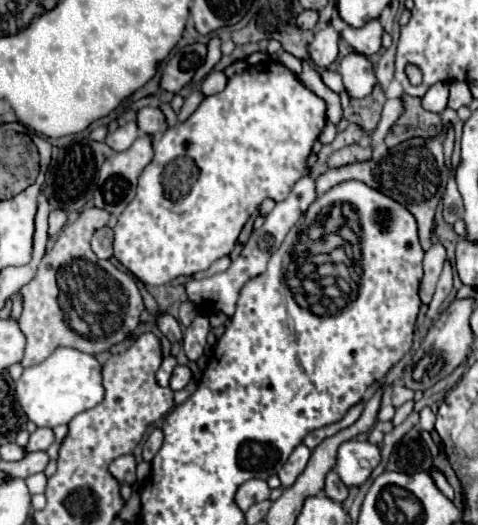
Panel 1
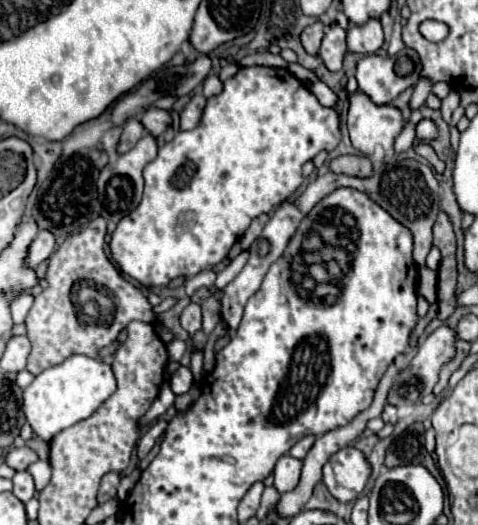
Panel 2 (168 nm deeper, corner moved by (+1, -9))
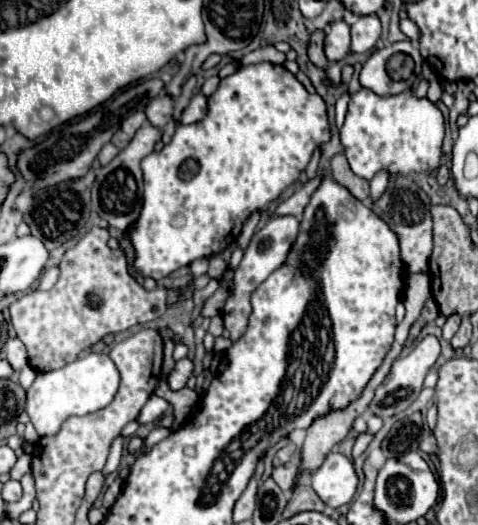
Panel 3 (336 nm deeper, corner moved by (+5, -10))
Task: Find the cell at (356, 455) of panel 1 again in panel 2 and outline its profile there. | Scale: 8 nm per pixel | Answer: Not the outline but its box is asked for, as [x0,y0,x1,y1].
[323,446,371,502]

